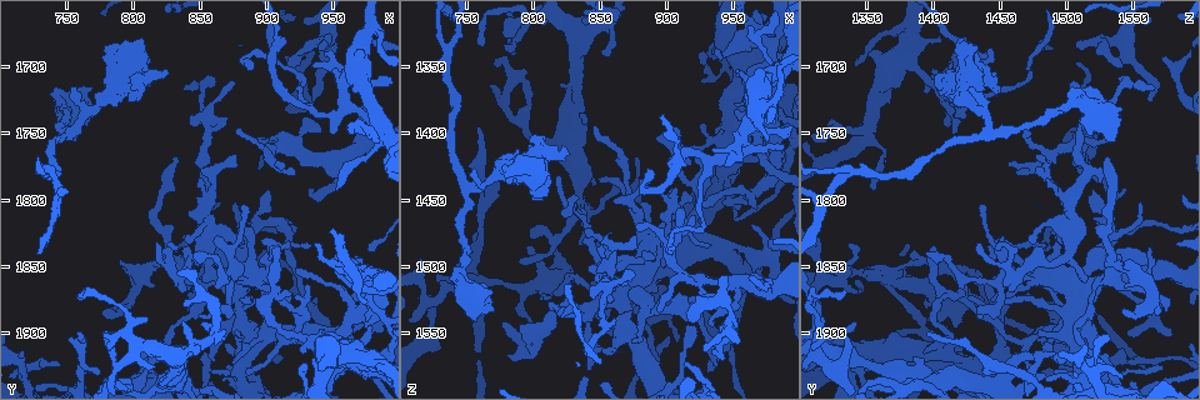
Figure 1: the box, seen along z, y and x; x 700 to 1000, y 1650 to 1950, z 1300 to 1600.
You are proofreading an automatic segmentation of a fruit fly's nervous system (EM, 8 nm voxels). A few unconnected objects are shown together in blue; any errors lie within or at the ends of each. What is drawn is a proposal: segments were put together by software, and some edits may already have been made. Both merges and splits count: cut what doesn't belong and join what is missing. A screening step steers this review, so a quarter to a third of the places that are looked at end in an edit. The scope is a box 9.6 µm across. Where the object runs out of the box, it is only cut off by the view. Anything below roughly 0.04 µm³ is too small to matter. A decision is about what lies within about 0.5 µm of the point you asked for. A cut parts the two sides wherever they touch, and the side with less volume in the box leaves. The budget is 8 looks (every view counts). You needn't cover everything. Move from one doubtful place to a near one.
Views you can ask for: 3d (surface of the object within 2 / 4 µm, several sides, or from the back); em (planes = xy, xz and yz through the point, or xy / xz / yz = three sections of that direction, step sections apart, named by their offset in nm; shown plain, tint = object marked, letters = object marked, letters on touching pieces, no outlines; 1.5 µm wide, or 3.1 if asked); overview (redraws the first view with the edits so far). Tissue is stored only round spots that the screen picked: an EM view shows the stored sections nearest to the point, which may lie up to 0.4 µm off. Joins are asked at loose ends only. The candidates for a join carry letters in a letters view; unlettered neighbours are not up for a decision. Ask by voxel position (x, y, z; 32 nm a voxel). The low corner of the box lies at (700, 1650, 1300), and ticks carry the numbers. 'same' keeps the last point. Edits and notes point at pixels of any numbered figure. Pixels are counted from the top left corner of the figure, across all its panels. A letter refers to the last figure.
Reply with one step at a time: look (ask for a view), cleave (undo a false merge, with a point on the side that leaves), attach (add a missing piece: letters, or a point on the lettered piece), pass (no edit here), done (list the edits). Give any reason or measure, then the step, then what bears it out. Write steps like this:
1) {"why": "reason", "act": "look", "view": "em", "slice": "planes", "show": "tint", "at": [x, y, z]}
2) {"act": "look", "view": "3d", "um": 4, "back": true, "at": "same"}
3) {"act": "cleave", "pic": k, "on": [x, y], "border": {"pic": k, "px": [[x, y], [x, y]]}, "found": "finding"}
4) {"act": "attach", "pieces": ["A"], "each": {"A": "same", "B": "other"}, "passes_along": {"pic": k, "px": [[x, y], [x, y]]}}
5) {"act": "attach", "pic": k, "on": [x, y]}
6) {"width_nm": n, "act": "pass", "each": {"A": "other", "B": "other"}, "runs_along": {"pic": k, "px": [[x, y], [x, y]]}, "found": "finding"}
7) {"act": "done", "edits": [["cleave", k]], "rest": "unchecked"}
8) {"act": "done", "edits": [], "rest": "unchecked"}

{"why": "abrupt turn", "act": "look", "view": "3d", "um": 4, "at": [818, 1916, 1478]}

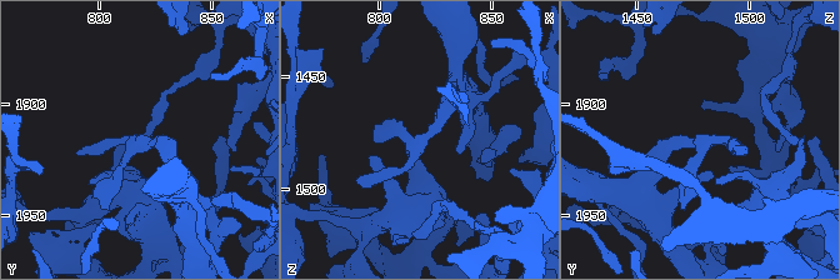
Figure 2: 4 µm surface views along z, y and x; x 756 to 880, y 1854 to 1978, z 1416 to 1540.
{"why": "shape alone is not enough", "act": "look", "view": "em", "slice": "planes", "show": "letters", "at": [819, 1918, 1479]}

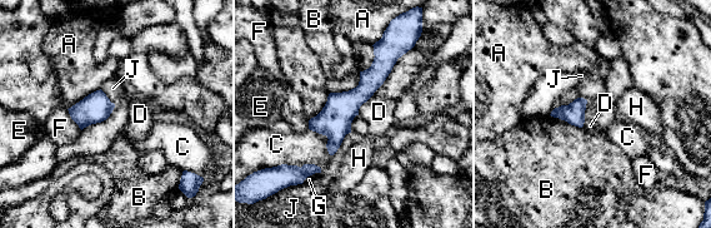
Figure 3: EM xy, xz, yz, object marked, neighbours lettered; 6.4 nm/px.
{"act": "pass", "each": {"A": "other", "B": "other", "C": "other", "D": "other", "E": "other", "F": "other", "G": "other", "H": "other", "J": "other"}, "border": {"pic": 3, "px": [[407, 50], [357, 114]]}, "found": "all the same neuron"}

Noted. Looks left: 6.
{"why": "small branch off a trunk", "act": "look", "view": "3d", "um": 4, "at": [888, 1858, 1480]}

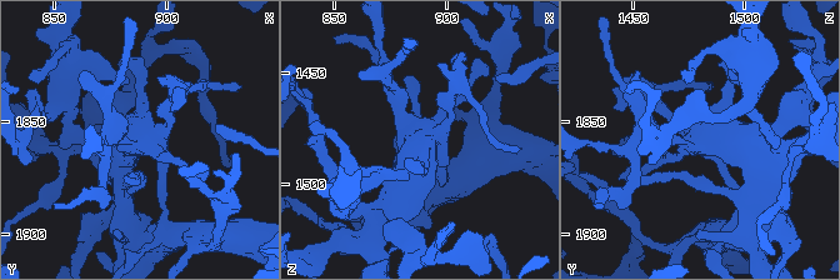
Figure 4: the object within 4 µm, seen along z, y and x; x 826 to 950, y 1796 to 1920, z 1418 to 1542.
{"why": "now the EM", "act": "look", "view": "em", "slice": "yz", "step": 8, "show": "letters", "at": [887, 1858, 1480]}

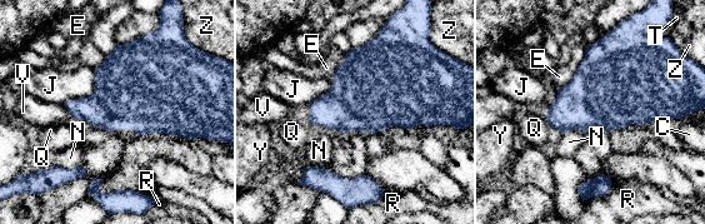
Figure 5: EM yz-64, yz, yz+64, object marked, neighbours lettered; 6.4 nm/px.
{"width_nm": 500, "act": "pass", "each": {"C": "other", "E": "other", "J": "other", "N": "other", "Q": "other", "R": "other", "T": "other", "V": "other", "Y": "other", "Z": "other"}, "border": {"pic": 5, "px": [[94, 69], [94, 90], [63, 104]]}, "found": "continuous, no second neuron"}

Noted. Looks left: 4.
{"why": "thick end", "act": "look", "view": "3d", "um": 2, "at": [798, 1708, 1402]}

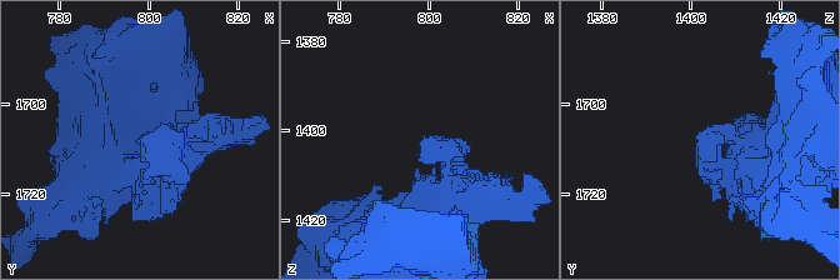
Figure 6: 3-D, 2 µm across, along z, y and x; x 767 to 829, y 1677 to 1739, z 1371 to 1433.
{"act": "look", "view": "em", "slice": "xz", "step": 8, "show": "tint", "at": [798, 1707, 1403]}

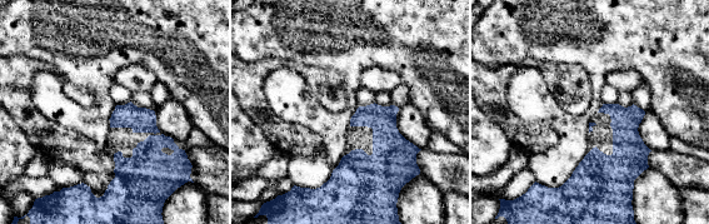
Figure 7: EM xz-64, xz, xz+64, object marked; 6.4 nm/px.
{"why": "another direction", "act": "look", "view": "em", "slice": "yz", "step": 4, "show": "letters", "at": "same"}

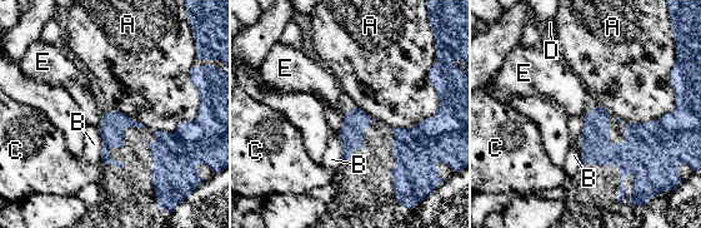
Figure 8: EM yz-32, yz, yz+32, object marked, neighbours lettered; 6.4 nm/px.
{"act": "pass", "each": {"A": "other", "B": "other", "C": "other", "D": "other", "E": "other"}, "border": {"pic": 8, "px": [[196, 115], [173, 132], [154, 132]]}, "found": "none of them fits"}

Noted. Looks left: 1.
{"why": "free end", "act": "look", "view": "em", "slice": "planes", "show": "letters", "at": [916, 1700, 1536]}

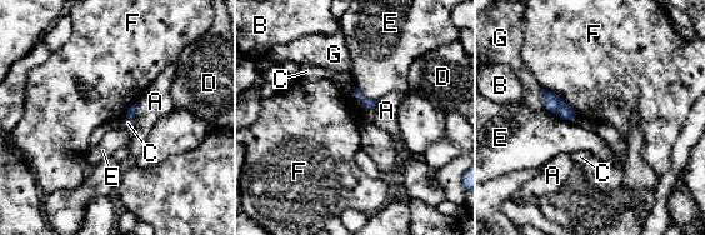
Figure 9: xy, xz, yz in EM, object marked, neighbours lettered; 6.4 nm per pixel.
{"act": "pass", "each": {"A": "other", "B": "other", "C": "other", "D": "other", "E": "other", "F": "other", "G": "other"}, "border": {"pic": 9, "px": [[353, 85], [366, 98], [376, 100]]}, "found": "no lettered piece goes on from it"}

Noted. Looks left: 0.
{"act": "done", "edits": [], "rest": "unchecked"}

